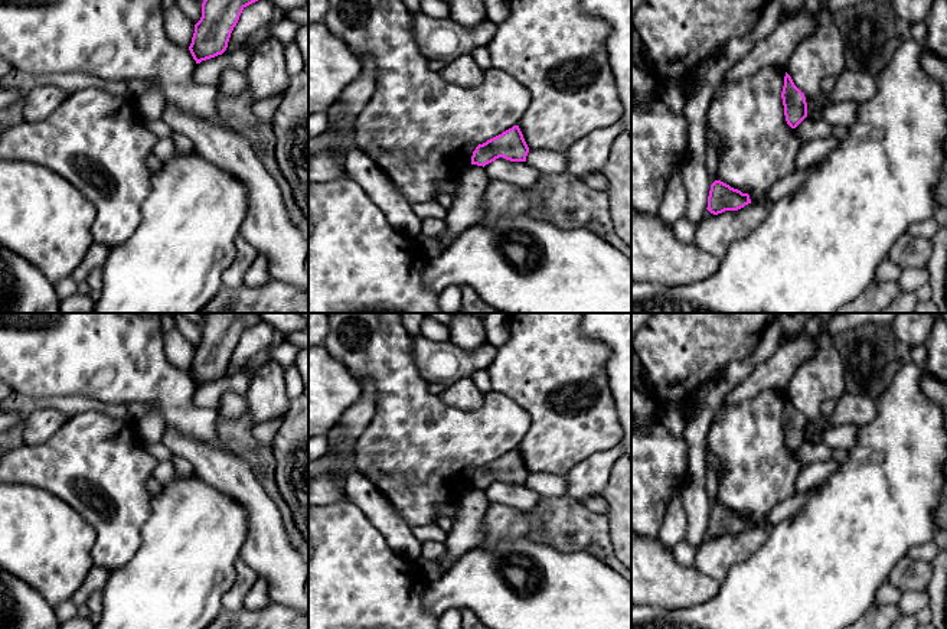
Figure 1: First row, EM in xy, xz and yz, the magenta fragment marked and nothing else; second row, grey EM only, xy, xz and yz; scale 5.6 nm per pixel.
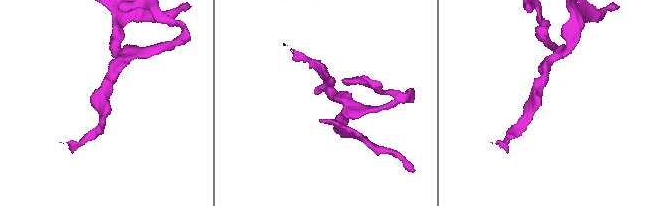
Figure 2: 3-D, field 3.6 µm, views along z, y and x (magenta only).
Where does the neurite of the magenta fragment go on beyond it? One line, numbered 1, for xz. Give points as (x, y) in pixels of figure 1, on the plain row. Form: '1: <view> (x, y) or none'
1: none

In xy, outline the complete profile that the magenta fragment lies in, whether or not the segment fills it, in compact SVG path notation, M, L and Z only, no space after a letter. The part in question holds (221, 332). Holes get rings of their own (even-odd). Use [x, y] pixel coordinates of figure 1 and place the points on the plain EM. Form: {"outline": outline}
{"outline": "M208 313L202 326L202 340L195 348L189 374L196 384L222 378L242 333L258 325L258 313Z"}

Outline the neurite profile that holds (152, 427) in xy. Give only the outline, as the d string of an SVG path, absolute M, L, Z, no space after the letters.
M150 413L137 421L137 431L146 446L163 443L166 430L166 421L157 413Z

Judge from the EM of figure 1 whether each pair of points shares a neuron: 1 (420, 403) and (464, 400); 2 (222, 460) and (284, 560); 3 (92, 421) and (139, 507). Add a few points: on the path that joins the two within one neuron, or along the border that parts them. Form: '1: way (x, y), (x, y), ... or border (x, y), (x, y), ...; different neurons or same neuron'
1: border (438, 396), (464, 410), (479, 407); different neurons
2: way (239, 485), (260, 507), (265, 535); same neuron
3: way (92, 443), (92, 460), (117, 485); same neuron

